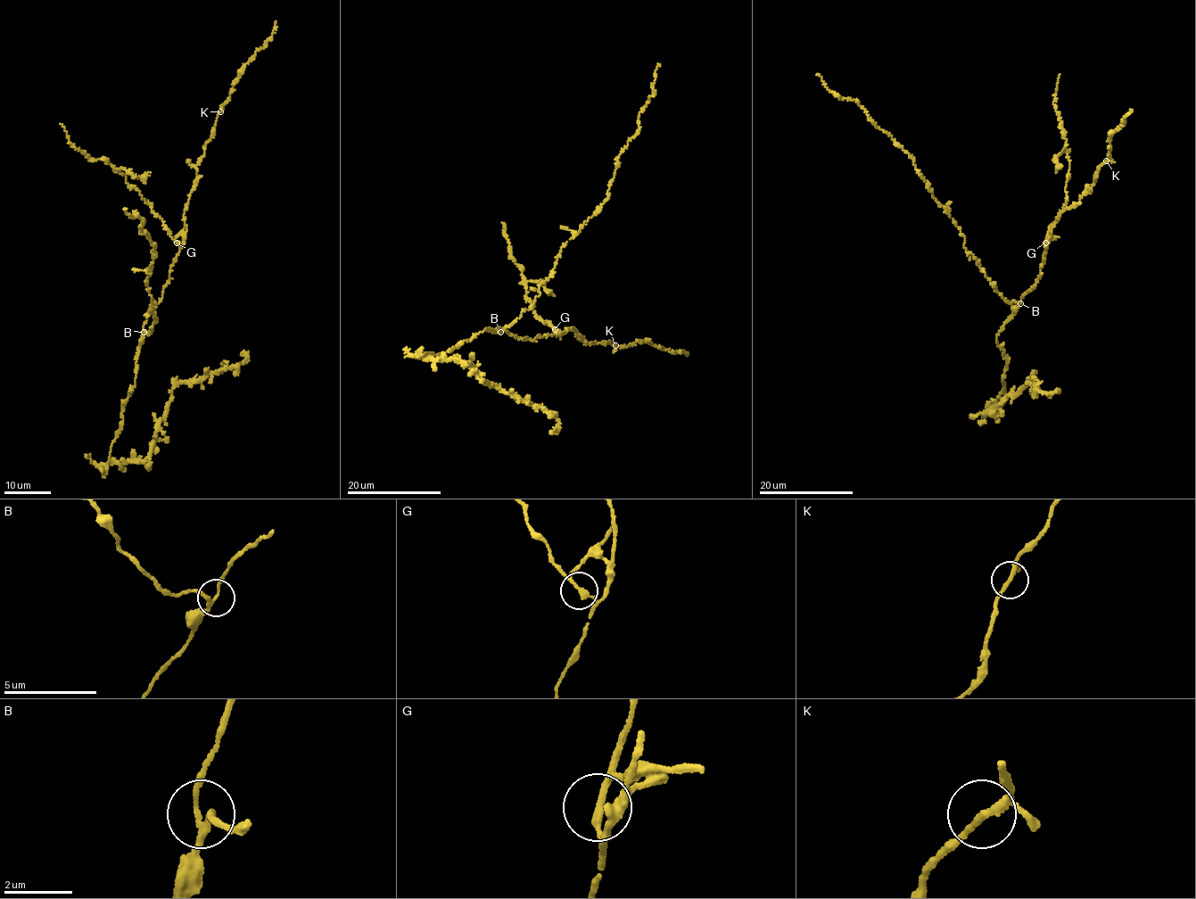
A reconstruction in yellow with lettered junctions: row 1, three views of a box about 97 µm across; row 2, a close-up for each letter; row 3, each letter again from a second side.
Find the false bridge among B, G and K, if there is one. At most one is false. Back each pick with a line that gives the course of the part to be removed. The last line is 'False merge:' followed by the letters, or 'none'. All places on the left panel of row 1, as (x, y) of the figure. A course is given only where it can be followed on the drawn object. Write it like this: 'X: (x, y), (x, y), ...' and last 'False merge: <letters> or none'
G: (177, 243), (147, 201), (130, 186), (127, 177), (110, 162), (95, 160), (75, 147), (61, 124)
False merge: G

